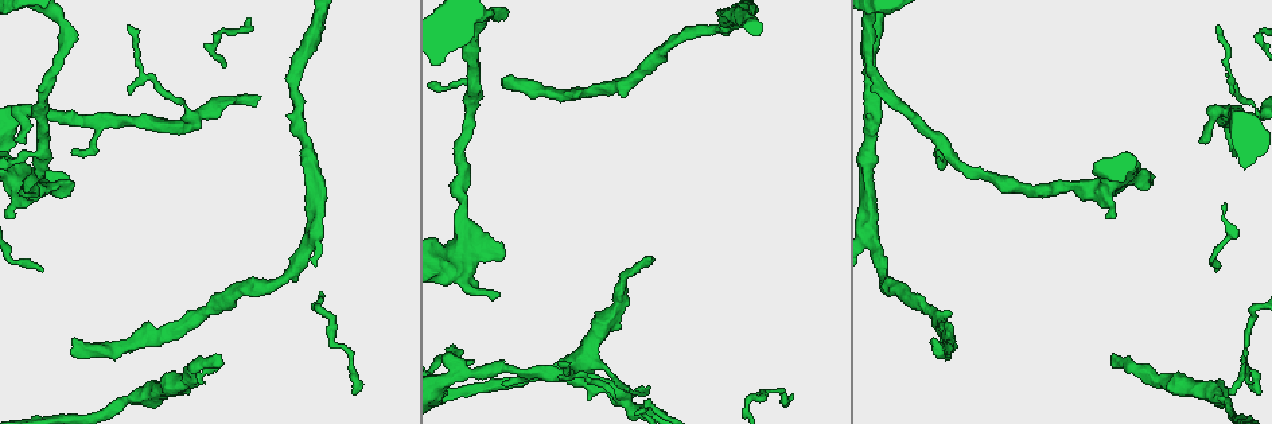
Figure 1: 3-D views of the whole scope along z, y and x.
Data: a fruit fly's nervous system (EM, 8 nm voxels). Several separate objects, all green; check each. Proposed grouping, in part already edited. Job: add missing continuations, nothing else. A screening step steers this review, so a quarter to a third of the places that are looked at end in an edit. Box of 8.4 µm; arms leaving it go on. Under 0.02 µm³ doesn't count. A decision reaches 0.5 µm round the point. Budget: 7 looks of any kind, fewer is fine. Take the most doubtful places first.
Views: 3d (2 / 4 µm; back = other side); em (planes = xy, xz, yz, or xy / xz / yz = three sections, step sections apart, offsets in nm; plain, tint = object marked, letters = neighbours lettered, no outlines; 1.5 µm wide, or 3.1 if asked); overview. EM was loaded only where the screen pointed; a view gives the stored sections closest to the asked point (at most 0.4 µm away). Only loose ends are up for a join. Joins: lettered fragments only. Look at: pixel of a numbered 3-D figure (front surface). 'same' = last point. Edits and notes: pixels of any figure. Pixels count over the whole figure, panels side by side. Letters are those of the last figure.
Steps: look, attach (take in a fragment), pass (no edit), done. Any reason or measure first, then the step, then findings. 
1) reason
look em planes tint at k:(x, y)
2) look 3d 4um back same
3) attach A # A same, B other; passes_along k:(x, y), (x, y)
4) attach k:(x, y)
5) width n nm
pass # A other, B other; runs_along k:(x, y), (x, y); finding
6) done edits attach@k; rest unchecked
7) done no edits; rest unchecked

branch stops here
look em planes plain at 1:(934, 339)

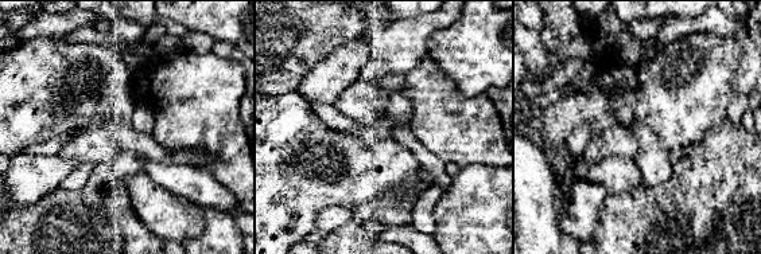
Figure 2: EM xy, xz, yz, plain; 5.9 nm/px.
look em planes tint same

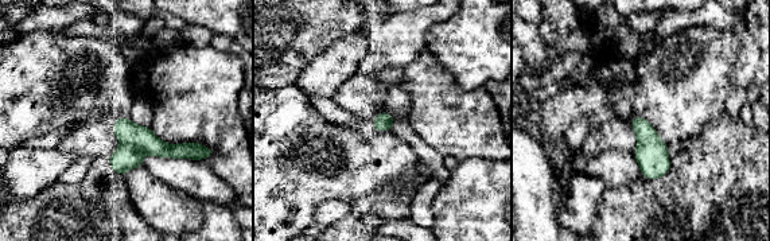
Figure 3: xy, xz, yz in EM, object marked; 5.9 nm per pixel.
what lies round it
look em planes letters same

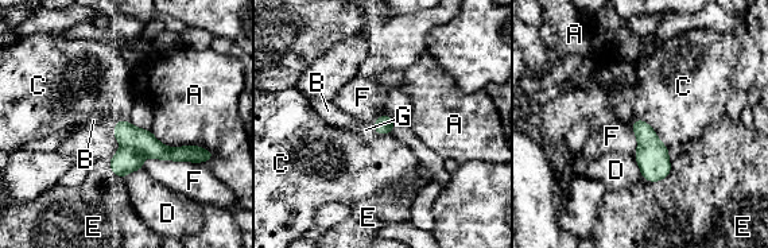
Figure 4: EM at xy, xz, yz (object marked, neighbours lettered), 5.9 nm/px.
attach G # A other, B other, C other, D other, E other, F other, G same; the neuron continues

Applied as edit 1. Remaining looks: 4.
see it whole again
look overview

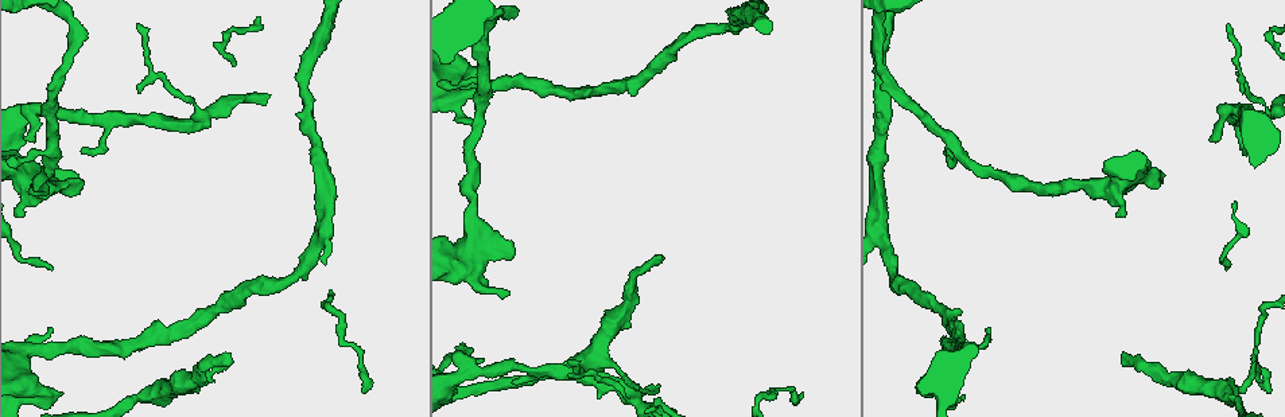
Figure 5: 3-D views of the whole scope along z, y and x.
tapers out
look 3d 2um at 5:(661, 258)

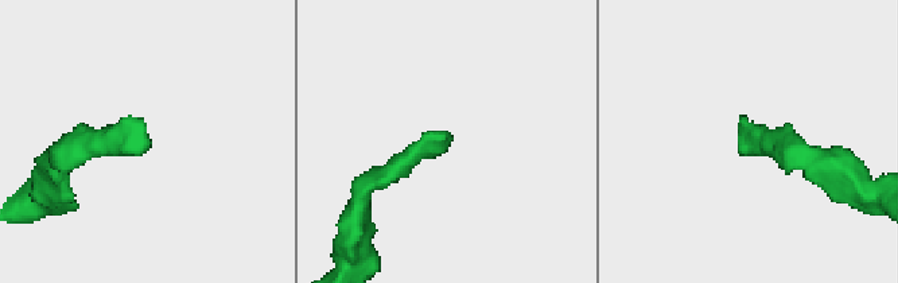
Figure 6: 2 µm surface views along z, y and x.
need the tissue
look em planes letters at 6:(445, 135)

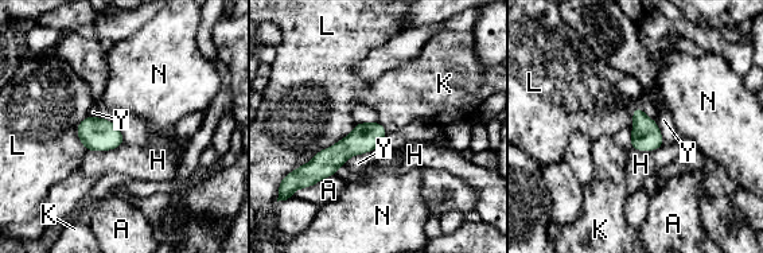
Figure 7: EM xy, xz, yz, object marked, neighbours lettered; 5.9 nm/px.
width 170 nm
pass # A other, H other, K other, L other, N other, Y other; no lettered fragment goes on from it

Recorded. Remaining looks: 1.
done edits attach@4; rest unchecked

